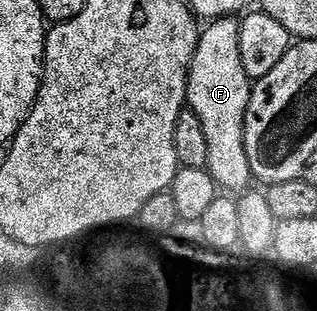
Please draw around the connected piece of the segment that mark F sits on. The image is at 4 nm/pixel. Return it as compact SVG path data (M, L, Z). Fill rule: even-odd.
M228 16L225 18L217 18L206 23L205 29L199 35L199 43L197 44L197 52L193 54L193 64L191 65L191 71L187 77L187 106L193 112L197 112L197 120L201 120L201 126L205 128L205 140L209 140L209 169L211 175L215 177L216 187L225 189L227 192L235 192L231 190L239 190L243 192L248 189L247 186L250 182L253 182L253 175L251 172L251 165L249 164L249 156L245 152L245 116L247 115L247 109L249 108L249 100L251 99L251 88L253 80L245 72L245 68L241 64L241 48L239 47L239 23L240 19L235 16Z

